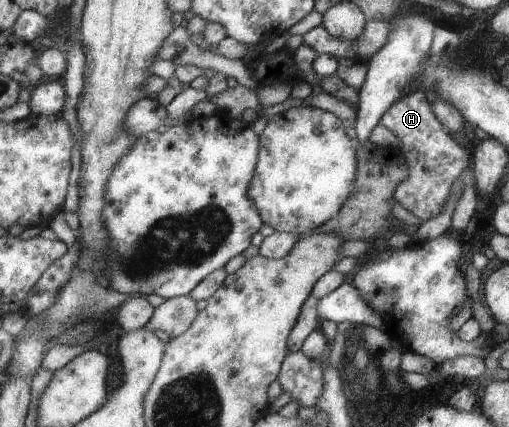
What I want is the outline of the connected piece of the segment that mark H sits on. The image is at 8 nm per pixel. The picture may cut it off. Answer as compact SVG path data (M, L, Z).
M410 89L398 97L380 115L377 124L388 127L388 130L391 130L400 139L400 150L406 164L409 166L407 177L394 189L393 197L395 198L395 202L398 202L404 210L412 212L412 214L417 216L422 222L436 216L448 196L448 190L450 190L452 182L458 178L460 173L464 174L467 172L464 171L464 168L467 166L468 159L471 158L470 151L461 147L459 143L448 134L448 131L444 128L439 119L435 117L435 113L431 109L430 99L424 94L422 89Z

